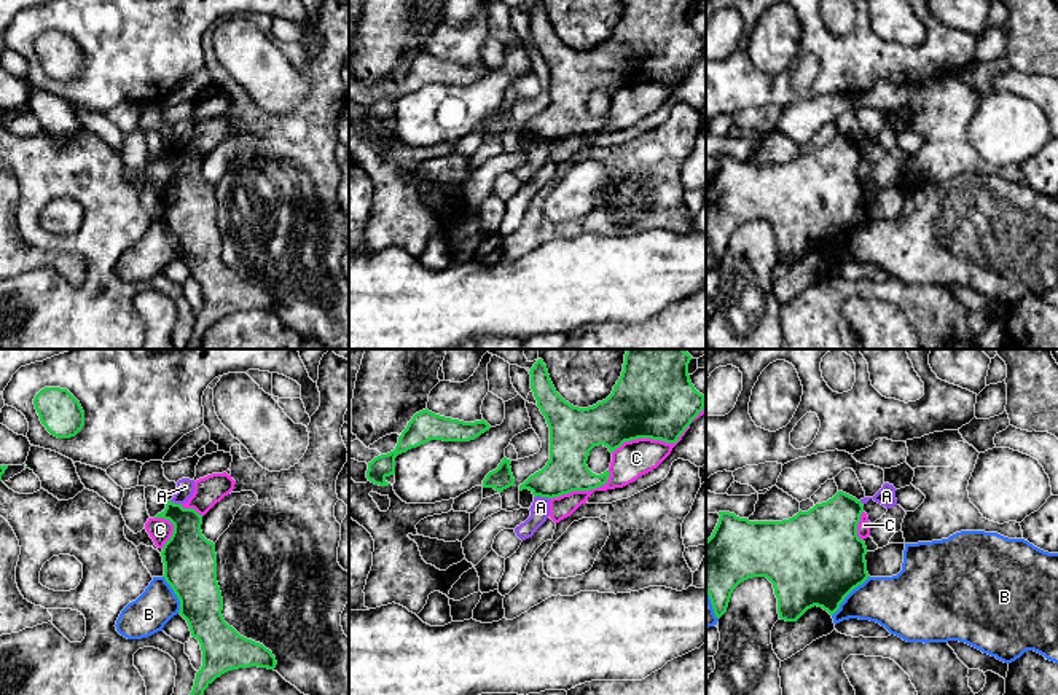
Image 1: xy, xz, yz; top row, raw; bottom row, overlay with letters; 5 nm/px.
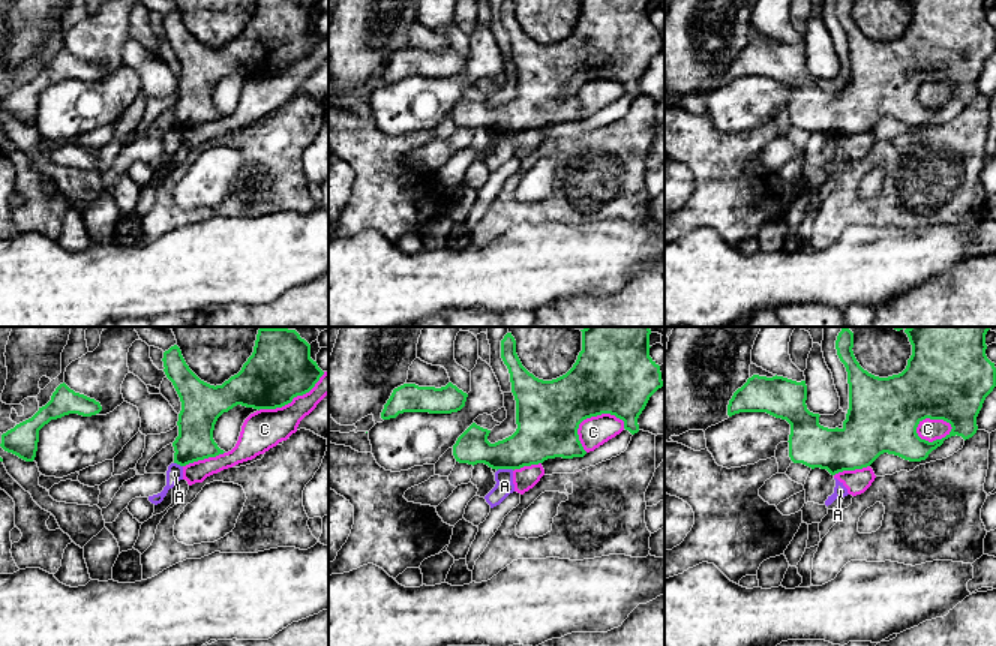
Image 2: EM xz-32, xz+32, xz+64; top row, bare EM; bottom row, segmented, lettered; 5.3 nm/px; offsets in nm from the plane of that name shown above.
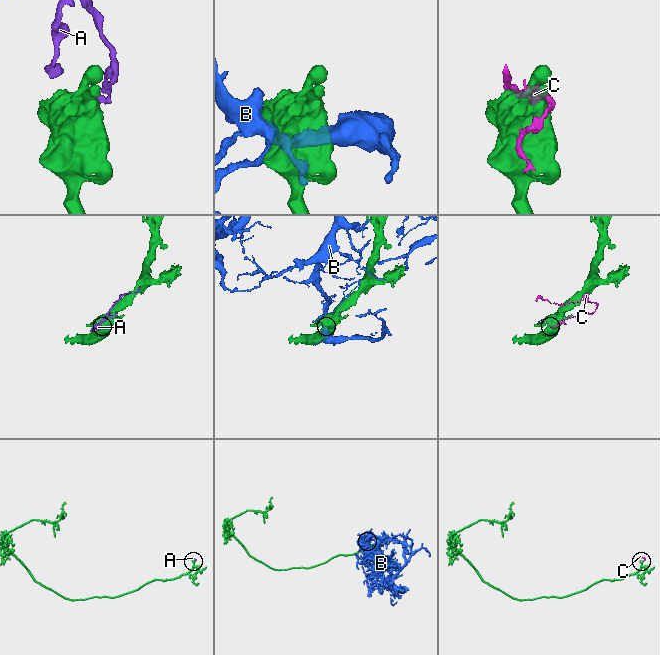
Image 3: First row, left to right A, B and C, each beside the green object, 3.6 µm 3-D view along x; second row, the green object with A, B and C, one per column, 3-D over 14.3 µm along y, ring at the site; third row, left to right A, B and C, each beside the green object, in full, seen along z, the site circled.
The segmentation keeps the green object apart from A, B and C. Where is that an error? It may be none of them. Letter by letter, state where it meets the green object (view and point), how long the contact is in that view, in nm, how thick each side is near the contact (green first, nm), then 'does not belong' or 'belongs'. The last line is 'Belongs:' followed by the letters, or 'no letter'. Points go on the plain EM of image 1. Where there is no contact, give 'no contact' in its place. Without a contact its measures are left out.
A: contact xz (542, 139); length 90 nm; calibres 200 and 100 nm; does not belong
B: contact yz (848, 236); length 280 nm; calibres 480 and 280 nm; does not belong
C: contact xz (652, 82); length 420 nm; calibres 400 and 190 nm; does not belong
Belongs: no letter

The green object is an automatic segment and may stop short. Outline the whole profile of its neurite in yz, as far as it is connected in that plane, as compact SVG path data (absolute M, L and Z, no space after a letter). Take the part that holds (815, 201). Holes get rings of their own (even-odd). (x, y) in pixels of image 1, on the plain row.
M843 134L782 164L749 164L719 155L719 166L706 183L706 236L715 260L727 255L733 233L752 220L766 220L773 226L781 263L797 265L814 249L833 258L844 241L870 220L867 190L857 179L862 155L862 145Z

